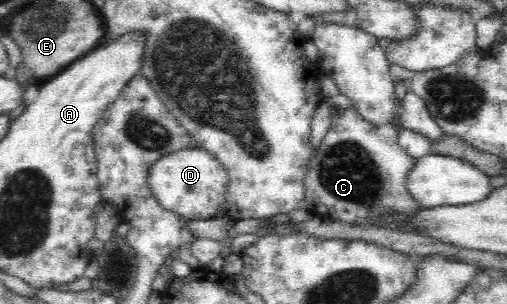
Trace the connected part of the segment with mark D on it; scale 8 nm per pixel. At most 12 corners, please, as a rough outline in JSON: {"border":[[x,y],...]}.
{"border":[[204,148],[168,153],[148,185],[165,211],[209,220],[226,168]]}

